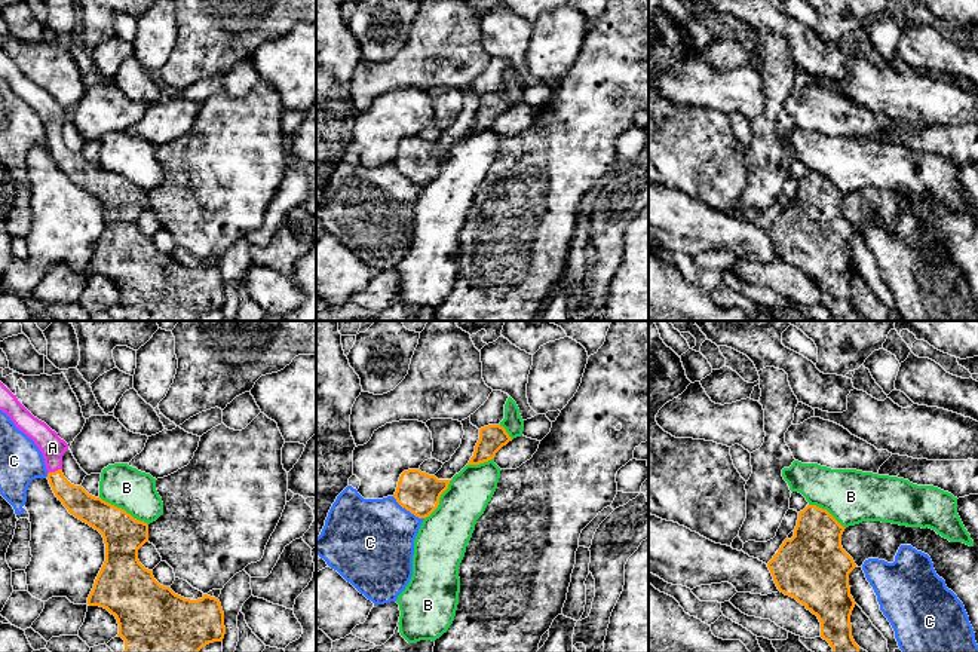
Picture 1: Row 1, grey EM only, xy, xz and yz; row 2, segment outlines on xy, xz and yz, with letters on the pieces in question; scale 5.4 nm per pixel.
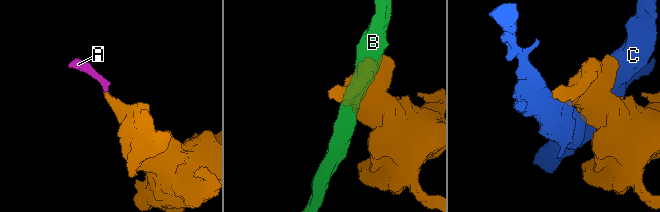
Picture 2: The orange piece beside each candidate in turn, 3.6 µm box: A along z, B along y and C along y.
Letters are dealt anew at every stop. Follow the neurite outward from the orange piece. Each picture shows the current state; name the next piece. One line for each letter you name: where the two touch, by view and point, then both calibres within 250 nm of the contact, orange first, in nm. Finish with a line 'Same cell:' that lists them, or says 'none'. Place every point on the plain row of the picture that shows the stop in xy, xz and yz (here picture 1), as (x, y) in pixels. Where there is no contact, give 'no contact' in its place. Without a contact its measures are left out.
A: contact xy (55, 138); calibres 150 and 140 nm
Same cell: A

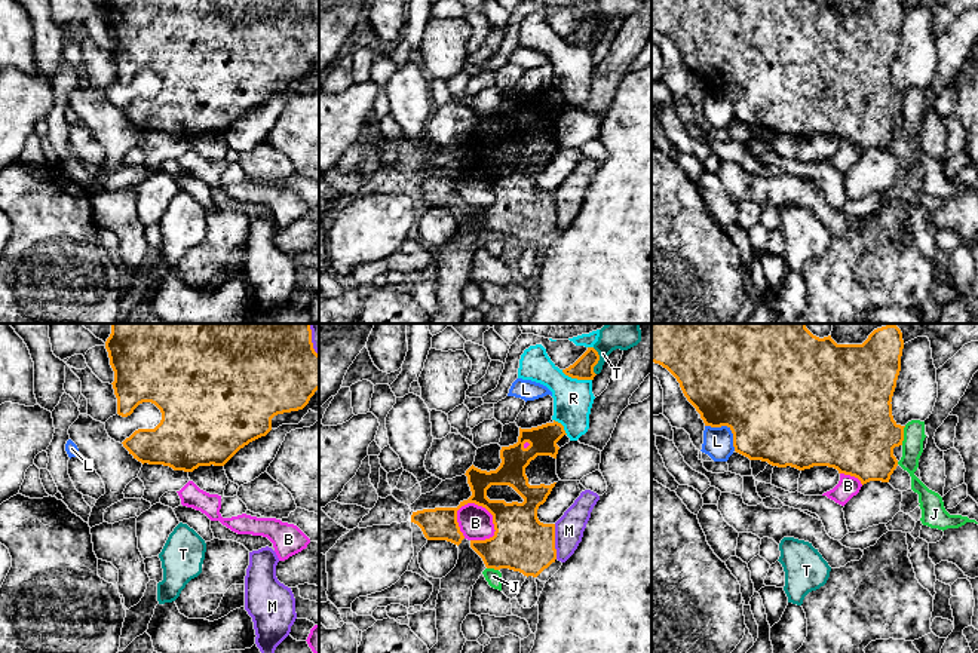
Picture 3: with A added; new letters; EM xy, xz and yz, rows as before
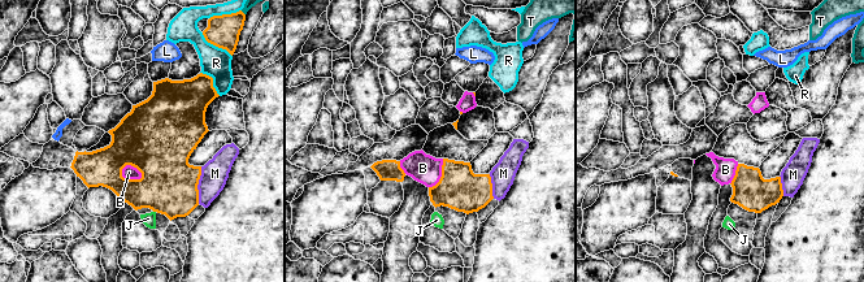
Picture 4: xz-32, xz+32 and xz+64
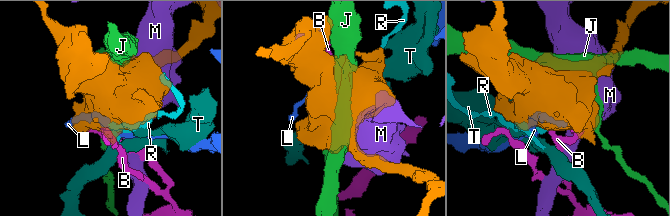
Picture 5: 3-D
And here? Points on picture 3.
Same cell: none

